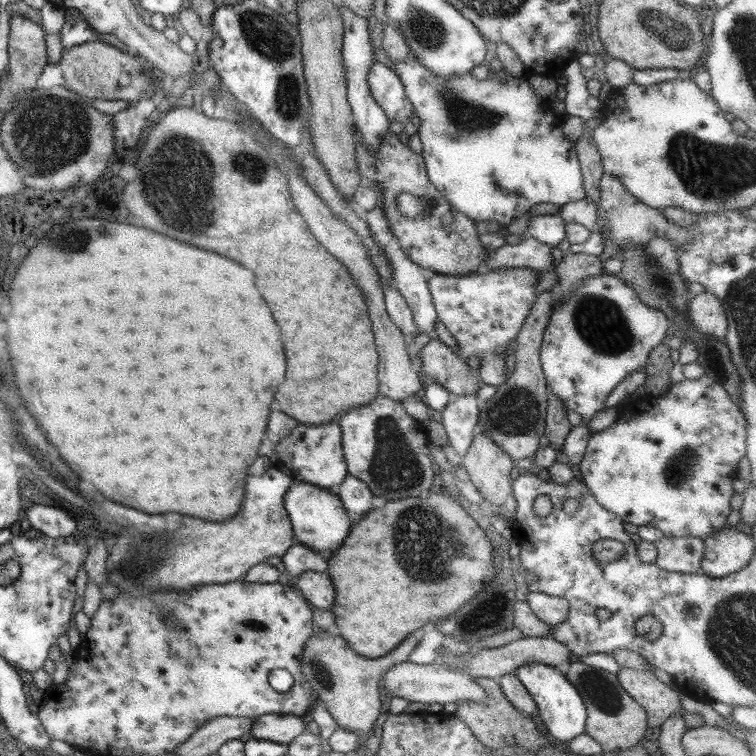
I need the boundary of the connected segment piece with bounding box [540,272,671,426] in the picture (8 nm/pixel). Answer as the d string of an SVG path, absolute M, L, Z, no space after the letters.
M606 272L588 277L560 304L553 306L548 326L543 335L543 345L540 349L540 360L544 370L547 387L568 411L577 412L588 426L601 410L610 392L632 372L646 371L650 353L666 336L666 330L671 324L667 316L644 304L635 290L632 290L620 277Z

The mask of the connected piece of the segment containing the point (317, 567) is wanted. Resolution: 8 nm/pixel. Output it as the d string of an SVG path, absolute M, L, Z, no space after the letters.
M294 542L281 558L282 563L284 563L284 569L290 574L288 584L293 587L298 583L302 573L306 573L306 571L322 573L328 569L327 560L319 552L315 552L315 550L308 548L301 542Z

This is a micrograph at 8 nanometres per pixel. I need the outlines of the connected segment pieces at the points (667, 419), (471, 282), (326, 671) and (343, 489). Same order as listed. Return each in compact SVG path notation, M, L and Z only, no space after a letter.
M704 375L700 379L684 379L680 383L672 383L672 390L666 396L666 400L658 402L650 410L640 410L640 407L630 407L630 410L621 410L618 422L604 430L591 434L588 439L584 458L579 464L581 481L592 491L595 499L610 512L620 517L624 523L636 524L636 526L648 525L658 528L669 537L696 537L708 538L722 529L726 518L730 516L732 508L730 500L734 496L734 480L738 478L738 462L746 456L747 449L747 420L741 407L733 401L733 398L714 379Z
M533 268L501 269L486 272L468 273L454 276L437 273L429 282L429 289L435 304L437 318L448 328L450 334L456 339L457 354L468 362L472 357L480 358L480 368L476 372L481 382L488 386L500 386L507 381L508 367L502 353L514 345L520 334L521 327L528 318L531 308L537 297L537 284L540 270Z
M317 628L310 641L304 645L304 654L300 661L302 672L314 690L316 699L325 703L337 726L356 734L359 743L355 752L361 752L365 748L380 716L382 702L378 688L383 676L395 664L406 662L416 643L418 643L416 638L409 634L402 644L392 649L386 656L369 659L354 652L335 631L328 632Z
M348 476L334 491L343 502L348 515L363 517L372 509L372 491L355 476Z

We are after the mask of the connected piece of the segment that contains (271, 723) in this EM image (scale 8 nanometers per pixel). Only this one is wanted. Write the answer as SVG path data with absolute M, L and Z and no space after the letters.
M262 715L255 717L248 734L251 738L287 745L296 735L307 730L302 720L302 716Z

